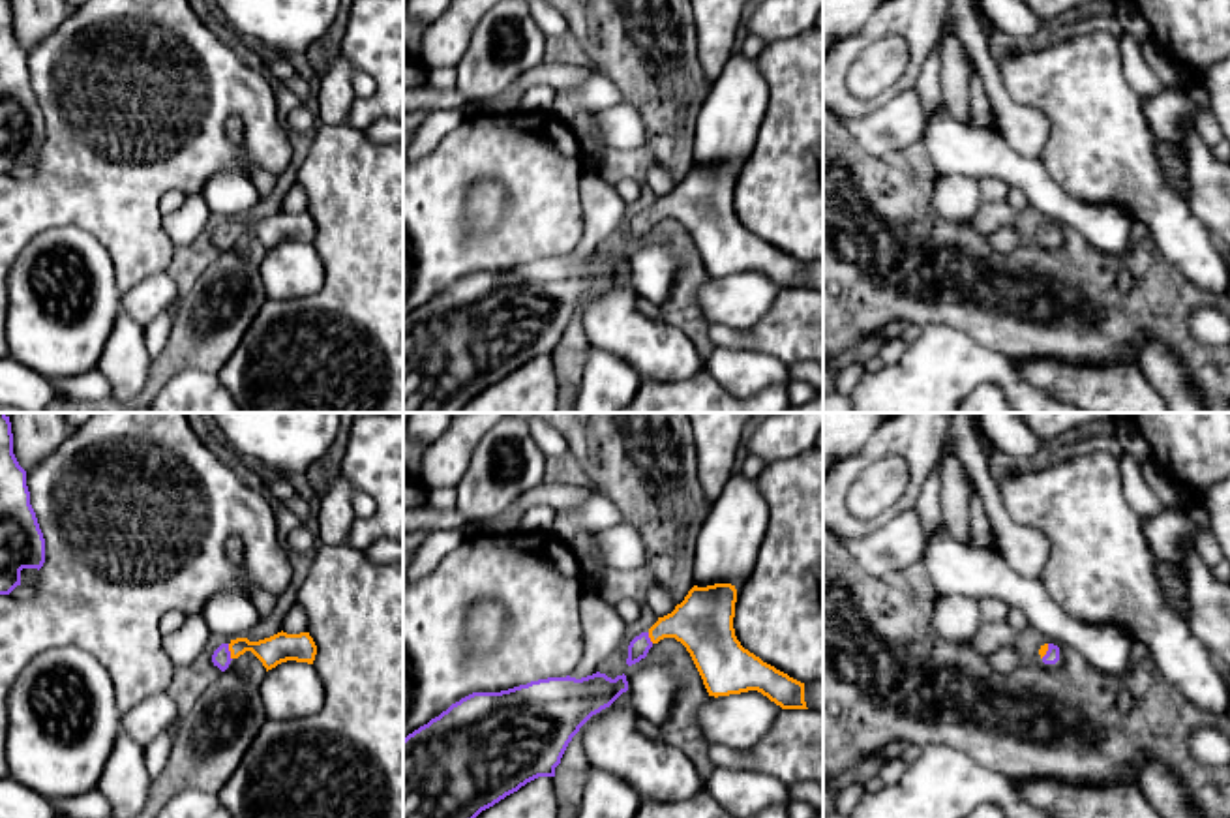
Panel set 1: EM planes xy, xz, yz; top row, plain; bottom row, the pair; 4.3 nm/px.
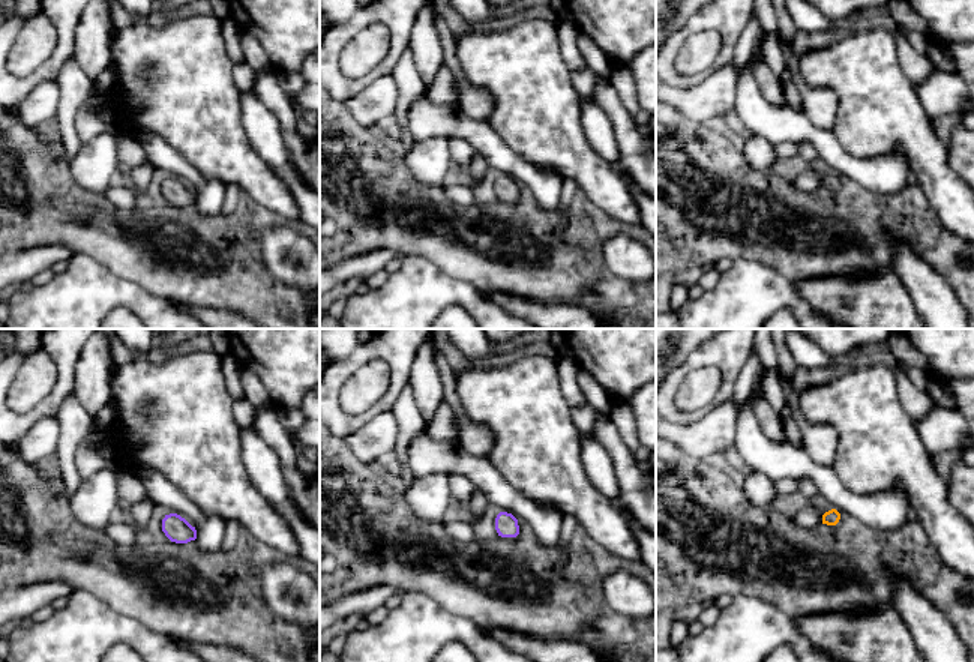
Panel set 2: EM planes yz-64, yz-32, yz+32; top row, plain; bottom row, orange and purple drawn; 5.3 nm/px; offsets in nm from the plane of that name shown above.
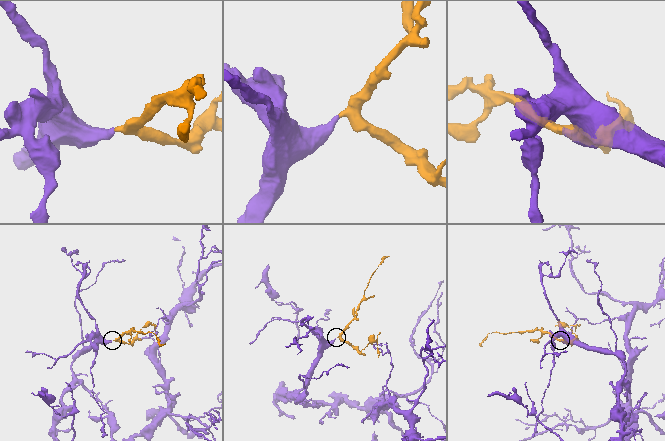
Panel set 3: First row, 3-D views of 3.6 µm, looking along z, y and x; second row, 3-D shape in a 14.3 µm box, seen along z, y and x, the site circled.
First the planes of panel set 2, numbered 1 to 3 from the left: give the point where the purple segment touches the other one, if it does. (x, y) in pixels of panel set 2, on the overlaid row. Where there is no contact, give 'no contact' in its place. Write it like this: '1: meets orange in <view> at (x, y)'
1: no contact
2: no contact
3: no contact

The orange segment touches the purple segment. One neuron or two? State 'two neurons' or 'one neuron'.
one neuron

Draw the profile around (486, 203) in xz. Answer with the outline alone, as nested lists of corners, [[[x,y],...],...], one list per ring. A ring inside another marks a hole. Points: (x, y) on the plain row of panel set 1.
[[[478,180],[467,197],[467,220],[474,231],[493,231],[508,206],[506,189],[497,180]]]

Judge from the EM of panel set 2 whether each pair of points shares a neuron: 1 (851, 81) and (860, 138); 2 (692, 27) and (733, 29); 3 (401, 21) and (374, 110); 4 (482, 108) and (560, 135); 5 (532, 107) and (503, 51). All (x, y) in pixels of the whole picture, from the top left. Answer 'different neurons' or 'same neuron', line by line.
1: same neuron
2: same neuron
3: different neurons
4: different neurons
5: same neuron

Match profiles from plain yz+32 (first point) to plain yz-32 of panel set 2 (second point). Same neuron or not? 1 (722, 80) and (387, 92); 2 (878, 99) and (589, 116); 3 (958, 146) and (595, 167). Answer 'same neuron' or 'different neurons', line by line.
1: same neuron
2: different neurons
3: different neurons

